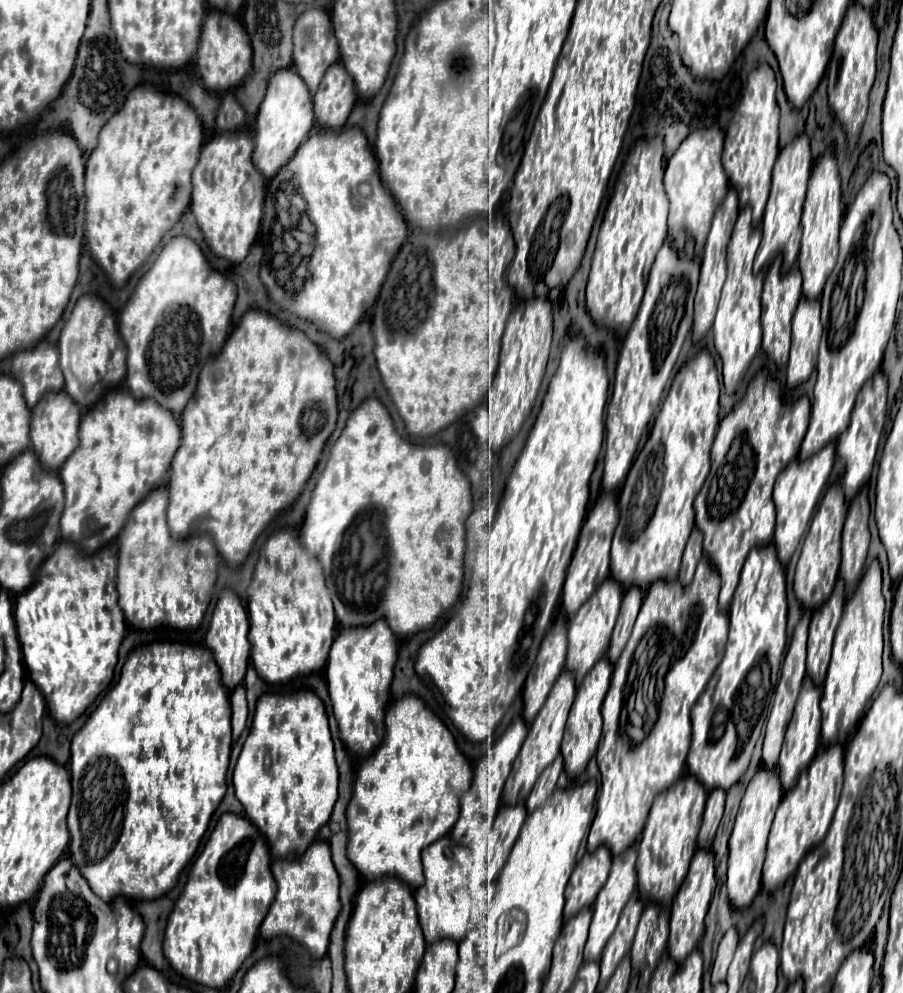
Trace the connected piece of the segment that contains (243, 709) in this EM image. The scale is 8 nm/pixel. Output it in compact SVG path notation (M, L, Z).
M243 684L233 688L231 706L233 706L233 740L237 740L245 728L245 722L247 722L247 700L245 700L245 686Z

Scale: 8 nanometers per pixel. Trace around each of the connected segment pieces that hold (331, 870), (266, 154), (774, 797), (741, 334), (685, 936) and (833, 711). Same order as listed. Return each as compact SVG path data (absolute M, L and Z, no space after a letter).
M313 840L303 854L275 860L271 864L271 872L277 882L277 896L261 924L261 936L273 938L285 934L307 946L313 958L325 956L329 948L329 934L341 908L339 876L331 862L329 844L323 840Z
M285 68L285 72L275 72L273 76L269 76L269 88L265 92L255 122L253 162L257 164L257 170L267 178L275 176L277 170L295 154L297 146L309 136L313 126L315 116L311 92L309 88L305 88L305 82L301 80L301 76L297 76L295 68Z
M761 766L755 772L755 776L751 778L743 794L743 800L741 800L741 806L735 818L735 826L729 838L729 870L727 870L729 900L737 908L747 908L761 888L761 868L765 860L767 834L769 834L769 828L771 828L781 796L783 796L783 790L781 790L777 770L769 770L765 766Z
M745 206L739 212L739 218L735 222L733 238L727 248L727 282L721 292L717 316L713 322L713 338L715 338L715 348L721 356L723 362L723 380L727 392L735 392L739 380L743 378L749 362L757 354L757 348L761 344L761 302L759 297L763 290L765 271L761 271L756 276L751 274L751 264L753 256L759 246L761 232L753 228L751 222L751 208Z
M699 848L691 860L691 866L689 866L689 872L673 900L673 906L671 906L671 932L669 932L669 944L667 944L667 950L669 950L669 956L671 960L675 962L683 962L687 958L687 954L697 946L699 938L703 936L703 918L707 914L707 908L709 908L709 900L715 892L715 862L713 862L713 852L705 852L705 848Z
M873 560L859 580L855 592L847 598L841 624L837 626L831 662L827 668L827 678L823 684L821 696L821 742L825 746L835 742L845 742L853 728L857 726L859 716L863 716L867 702L871 700L879 678L881 678L881 652L883 652L883 620L885 600L881 594L881 568Z

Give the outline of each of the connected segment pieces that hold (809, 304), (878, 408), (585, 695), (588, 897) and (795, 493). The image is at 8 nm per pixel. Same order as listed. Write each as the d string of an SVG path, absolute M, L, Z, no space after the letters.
M801 298L793 314L791 354L787 362L787 384L793 388L805 382L817 364L817 346L821 338L819 300Z
M877 370L861 388L855 408L851 412L851 424L847 428L845 434L841 434L839 444L837 444L837 454L843 458L845 462L845 474L843 474L843 490L845 490L845 498L851 500L857 490L861 486L867 484L871 470L873 470L873 462L875 462L875 454L877 454L877 444L881 440L883 434L883 426L885 426L885 412L887 412L887 376Z
M603 656L589 672L589 676L585 676L585 680L579 684L577 688L577 696L575 702L571 706L569 718L567 718L567 726L565 726L565 736L561 742L561 756L565 758L565 772L575 778L577 774L581 774L589 762L589 758L595 754L599 738L601 738L601 704L603 698L609 690L609 680L611 680L611 672L613 672L613 664L609 662L607 656Z
M601 846L593 854L585 856L573 870L569 884L565 888L565 920L575 916L581 908L595 902L597 892L605 884L611 868L611 852Z
M829 442L829 444L825 444L825 448L821 448L821 452L813 454L809 460L795 460L795 462L791 462L793 468L791 468L791 464L787 464L787 468L781 470L781 474L777 476L777 482L773 488L773 502L776 510L773 538L781 564L789 562L801 536L809 528L817 500L819 500L819 496L829 480L833 460L835 460L835 442Z

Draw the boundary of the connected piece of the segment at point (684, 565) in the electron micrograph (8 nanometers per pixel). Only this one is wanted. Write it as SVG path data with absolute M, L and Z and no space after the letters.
M693 528L693 532L691 532L691 536L687 540L687 546L685 546L685 552L683 552L683 560L681 560L681 570L679 570L679 580L681 580L683 586L687 586L691 582L695 566L703 556L701 542L703 542L701 532L697 528Z

